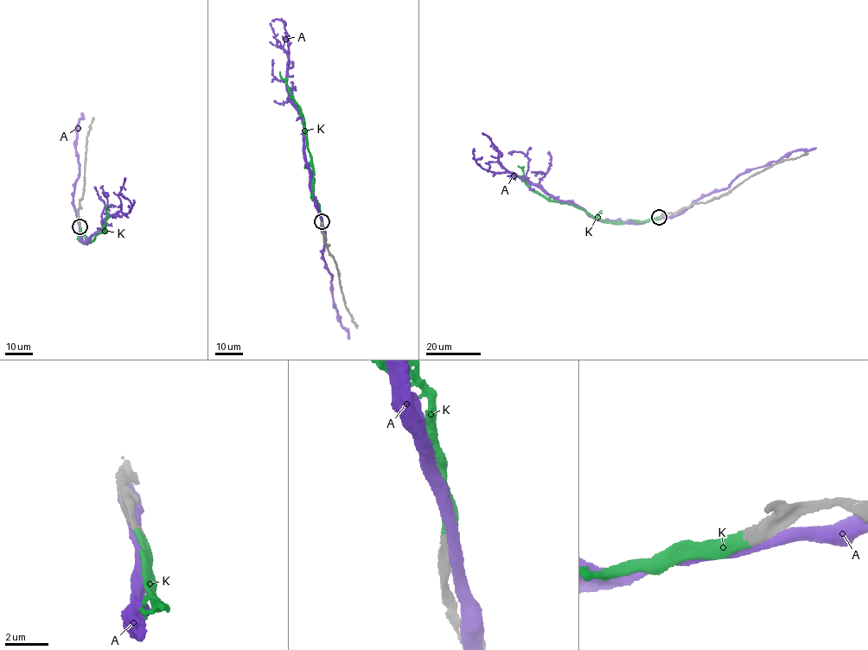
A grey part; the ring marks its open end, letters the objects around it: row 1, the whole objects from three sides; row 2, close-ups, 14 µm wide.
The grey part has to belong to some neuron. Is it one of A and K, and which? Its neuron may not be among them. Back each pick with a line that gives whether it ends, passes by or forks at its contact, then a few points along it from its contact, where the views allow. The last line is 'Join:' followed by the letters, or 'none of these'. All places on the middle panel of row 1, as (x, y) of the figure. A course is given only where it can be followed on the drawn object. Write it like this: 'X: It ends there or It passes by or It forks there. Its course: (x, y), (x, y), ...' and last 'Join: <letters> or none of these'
K: It ends there. Its course: (322, 222), (319, 204), (312, 197), (313, 170), (303, 116), (279, 72)
Join: K

